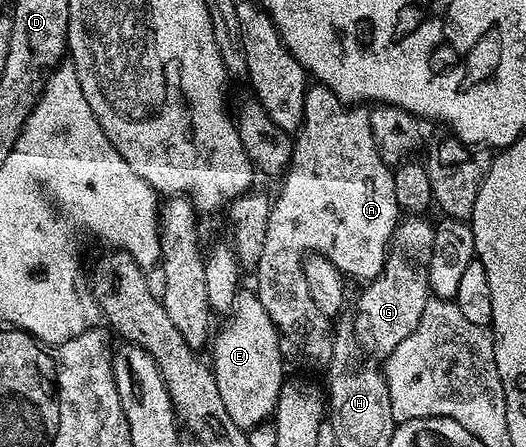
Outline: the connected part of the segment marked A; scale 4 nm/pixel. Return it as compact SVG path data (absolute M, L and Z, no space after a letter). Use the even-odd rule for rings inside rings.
M309 84L304 122L295 134L288 172L279 182L280 194L272 201L266 227L266 244L262 246L262 259L258 259L254 270L254 292L262 307L266 307L266 315L270 315L280 332L280 351L285 361L292 357L288 363L292 367L300 361L300 337L288 337L288 325L292 325L292 277L300 277L304 272L304 237L308 237L309 250L330 258L342 274L349 278L364 277L363 280L369 282L382 271L392 233L402 217L394 195L393 170L382 159L382 155L378 155L368 115L367 108L346 104L325 85Z

